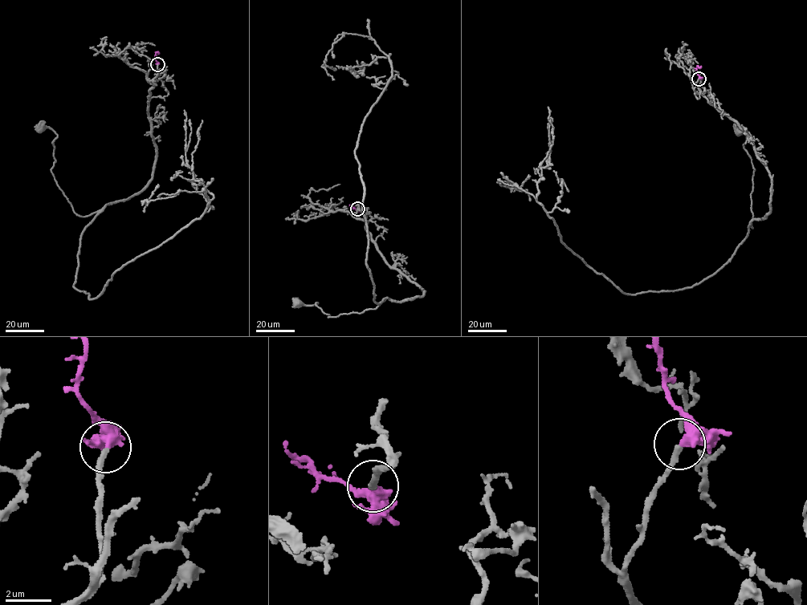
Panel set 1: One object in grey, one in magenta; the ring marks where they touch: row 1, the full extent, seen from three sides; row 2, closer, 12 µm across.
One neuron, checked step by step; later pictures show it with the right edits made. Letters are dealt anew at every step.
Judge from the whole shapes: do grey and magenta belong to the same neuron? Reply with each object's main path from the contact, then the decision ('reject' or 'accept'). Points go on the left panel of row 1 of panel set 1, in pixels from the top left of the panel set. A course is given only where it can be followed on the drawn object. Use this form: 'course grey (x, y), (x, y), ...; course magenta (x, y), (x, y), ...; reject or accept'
course grey (157, 64), (147, 110), (152, 177), (128, 198), (79, 216), (50, 171), (57, 134), (40, 127); course magenta (157, 64), (155, 59), (157, 51); accept

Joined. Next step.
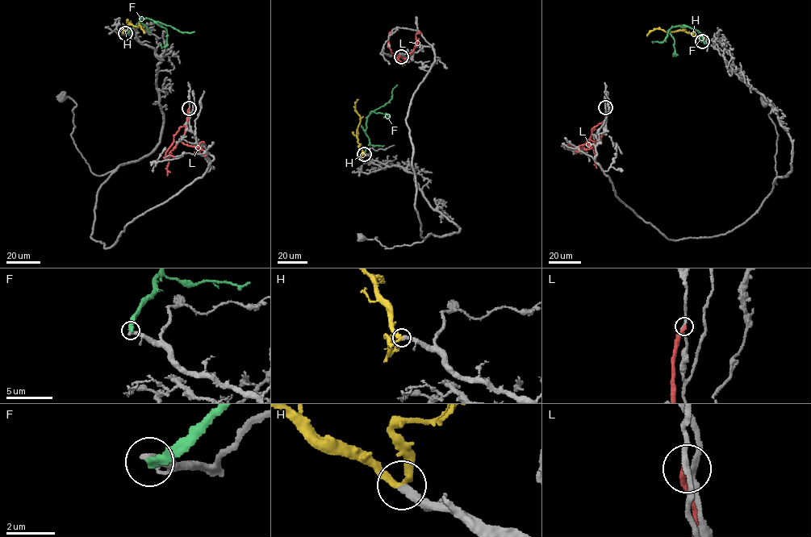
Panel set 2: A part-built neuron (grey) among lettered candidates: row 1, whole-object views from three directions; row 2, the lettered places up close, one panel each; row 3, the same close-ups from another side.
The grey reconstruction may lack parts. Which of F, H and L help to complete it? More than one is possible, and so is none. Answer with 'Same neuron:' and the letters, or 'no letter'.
Same neuron: H

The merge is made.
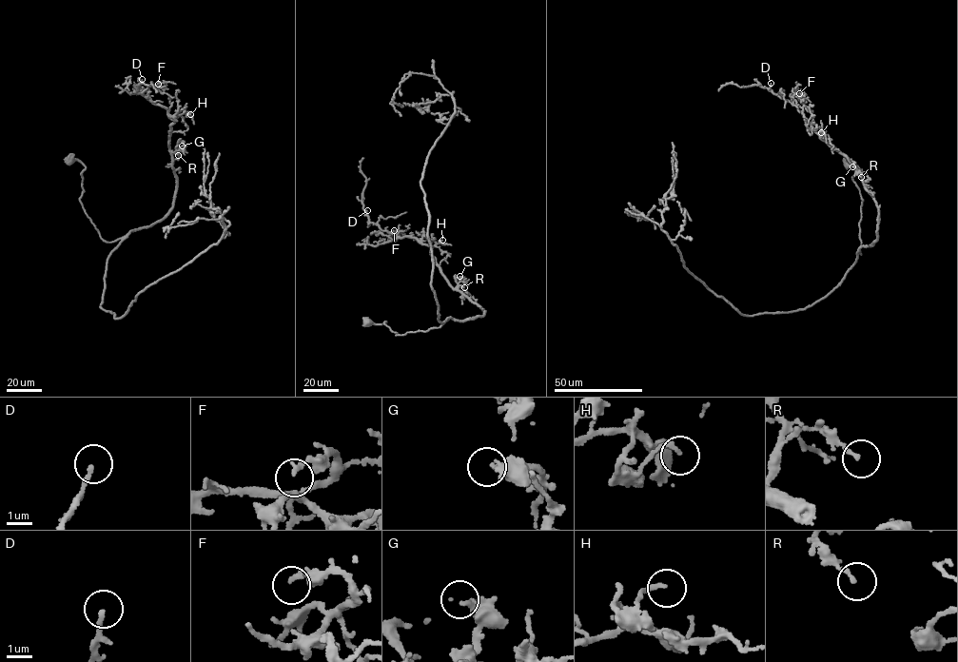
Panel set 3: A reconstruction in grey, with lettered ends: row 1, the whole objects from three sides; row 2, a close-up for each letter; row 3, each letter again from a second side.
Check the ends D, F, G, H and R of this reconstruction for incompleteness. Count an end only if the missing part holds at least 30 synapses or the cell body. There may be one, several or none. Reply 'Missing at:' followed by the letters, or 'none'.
Missing at: D

